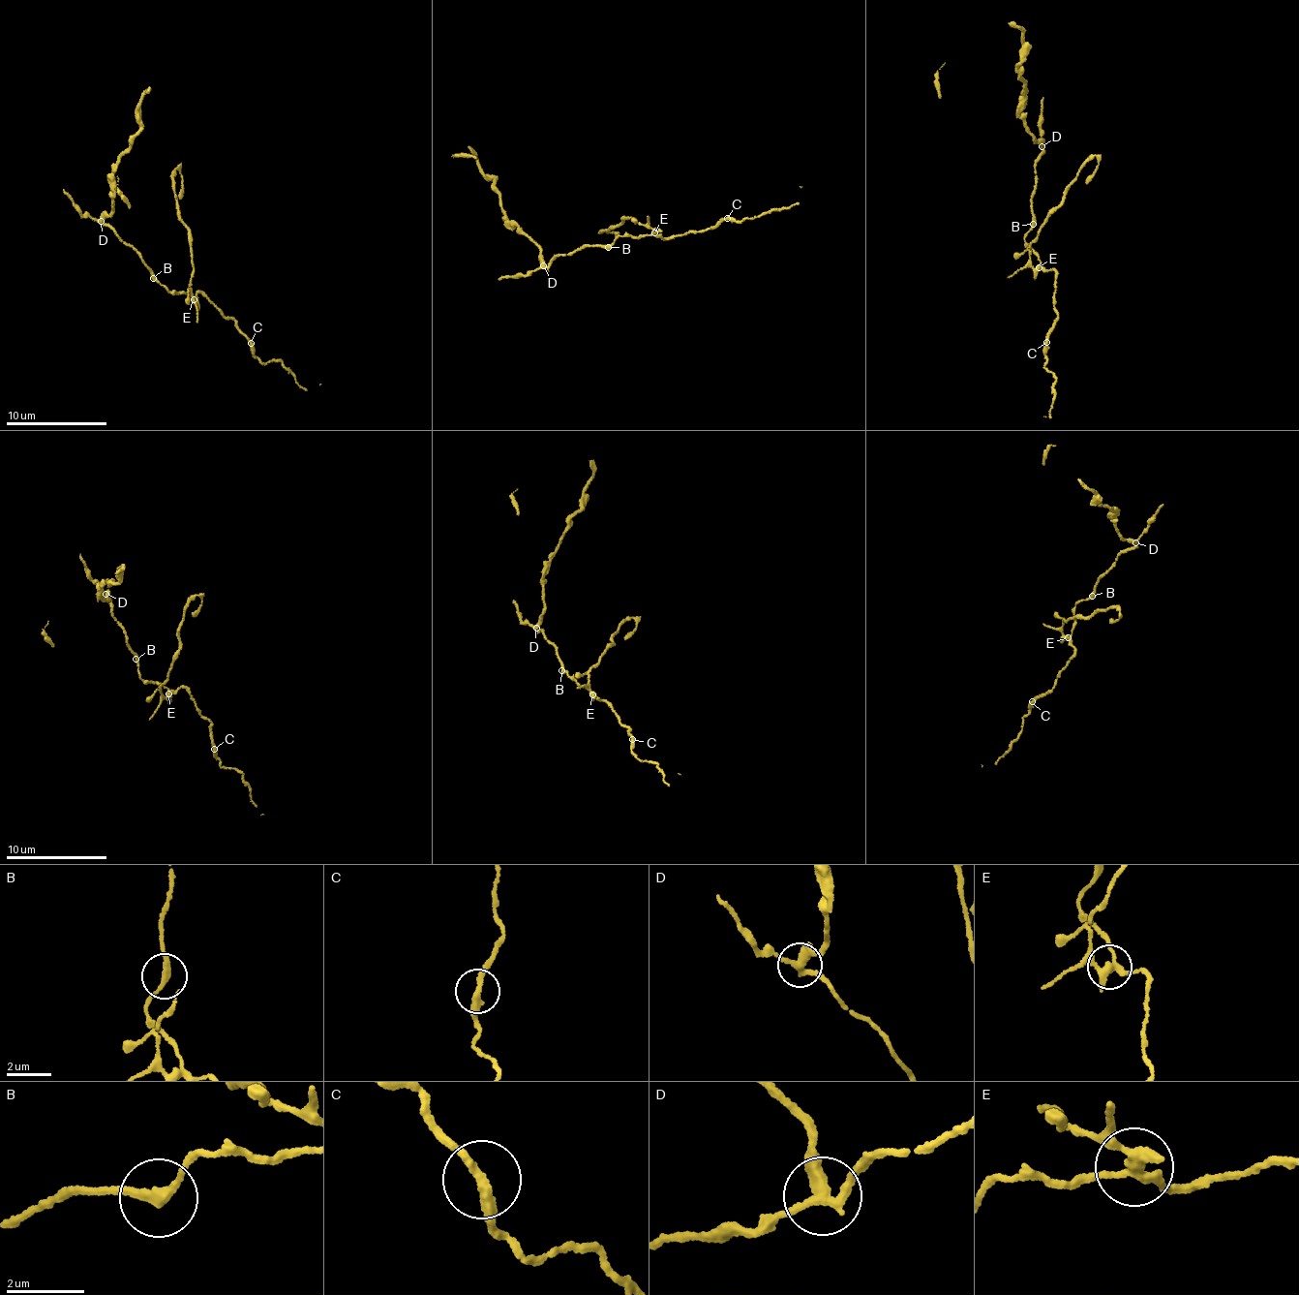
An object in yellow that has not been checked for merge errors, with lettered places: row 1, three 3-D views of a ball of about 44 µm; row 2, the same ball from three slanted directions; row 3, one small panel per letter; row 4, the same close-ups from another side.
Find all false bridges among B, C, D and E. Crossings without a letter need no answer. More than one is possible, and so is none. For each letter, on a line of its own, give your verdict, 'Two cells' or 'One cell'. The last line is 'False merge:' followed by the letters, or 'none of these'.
B: One cell
C: One cell
D: Two cells
E: Two cells
False merge: D, E

